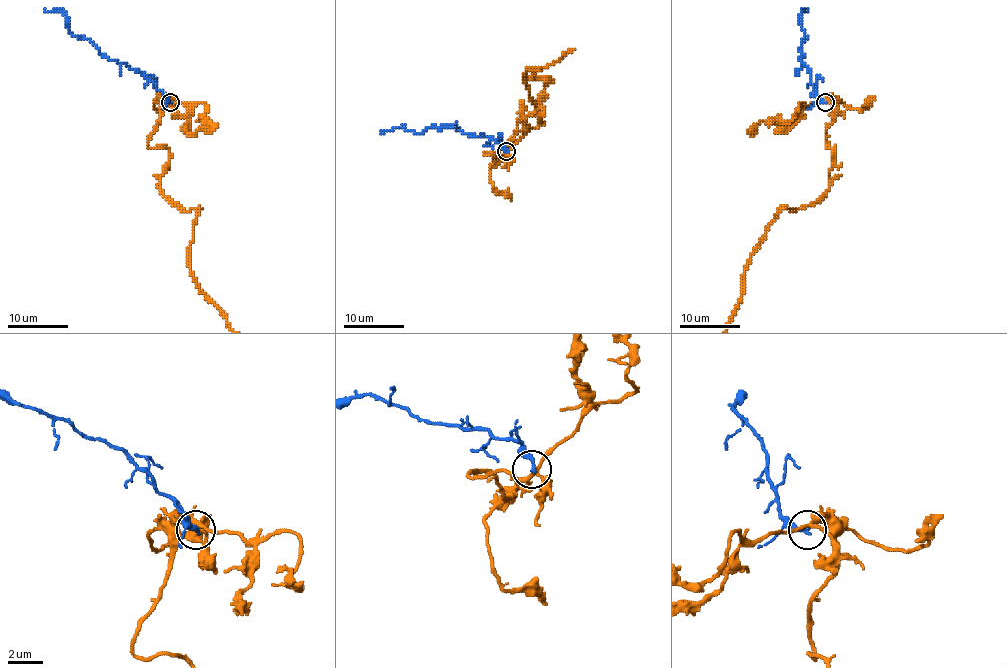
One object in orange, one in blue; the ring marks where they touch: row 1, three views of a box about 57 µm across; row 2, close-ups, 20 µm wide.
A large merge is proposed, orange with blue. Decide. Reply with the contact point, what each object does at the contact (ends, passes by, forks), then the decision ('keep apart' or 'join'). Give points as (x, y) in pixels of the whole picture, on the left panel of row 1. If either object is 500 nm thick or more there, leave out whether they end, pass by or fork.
(170, 102) | orange forks | blue ends | keep apart

